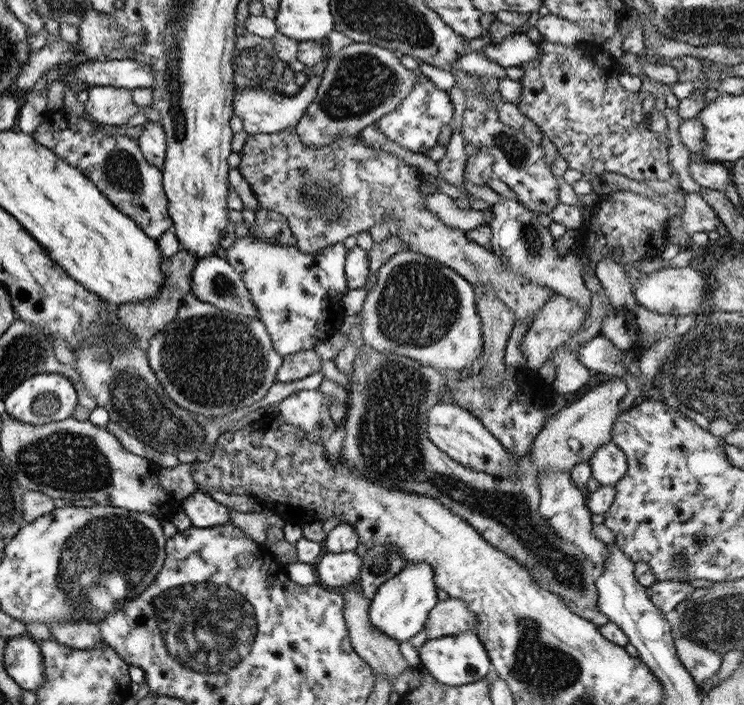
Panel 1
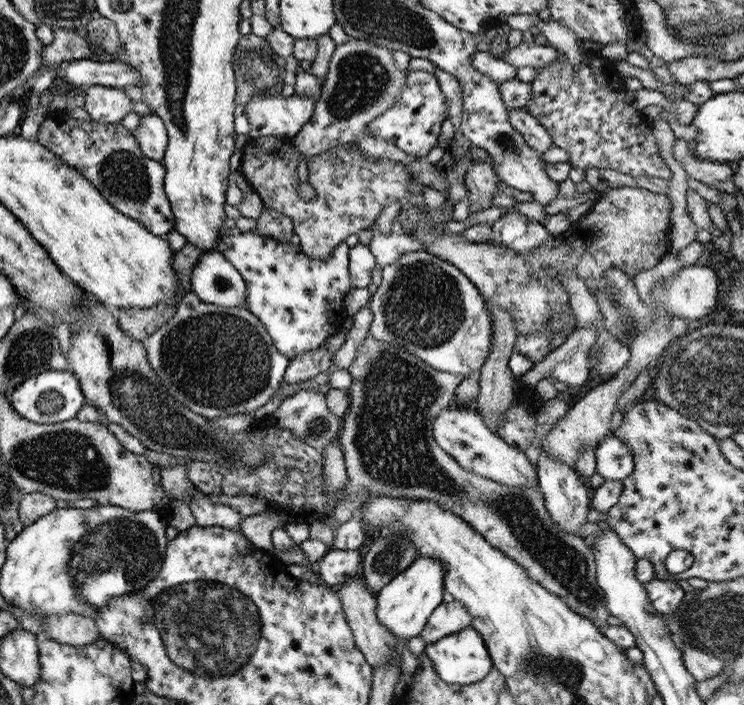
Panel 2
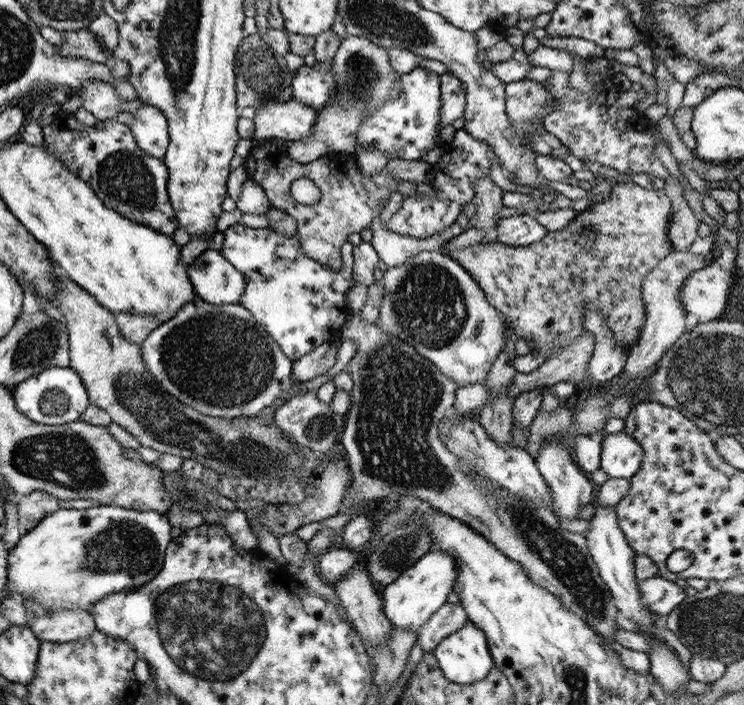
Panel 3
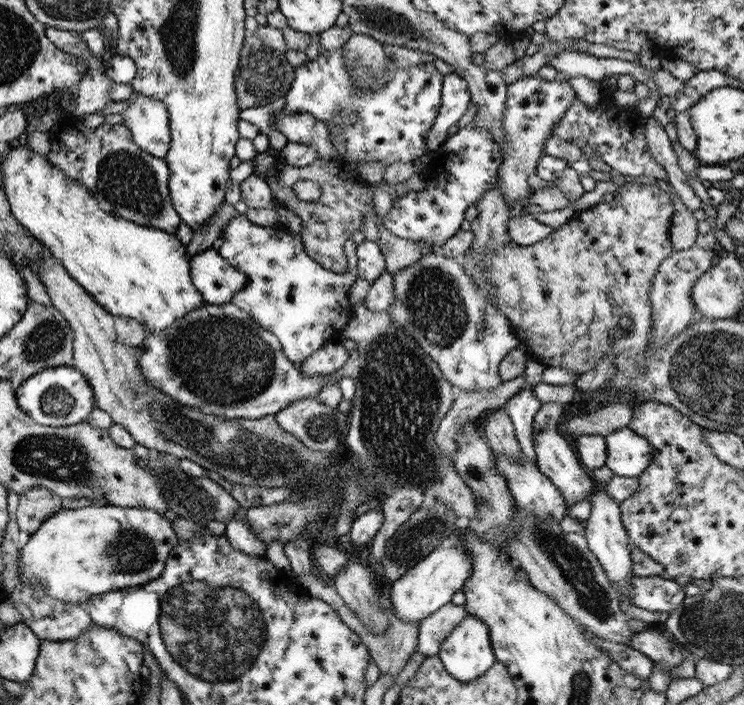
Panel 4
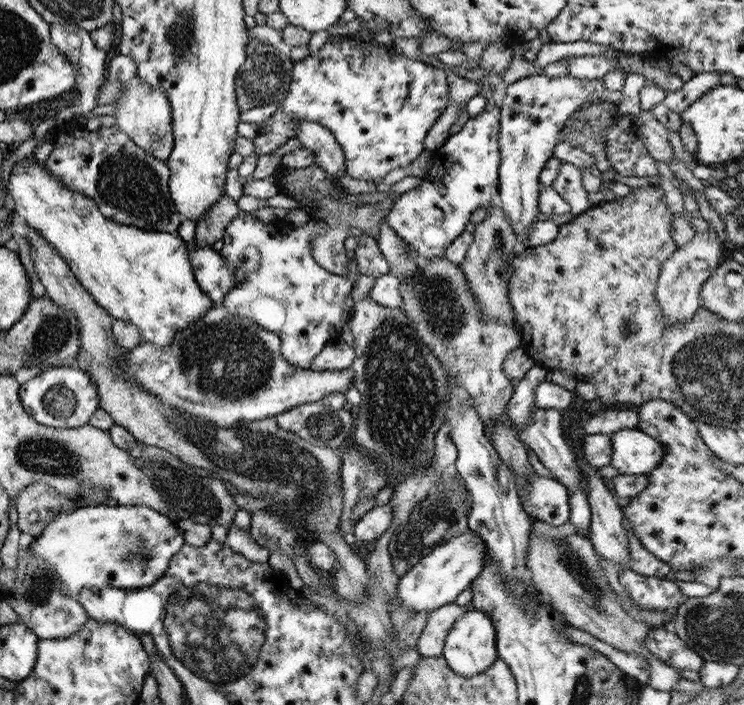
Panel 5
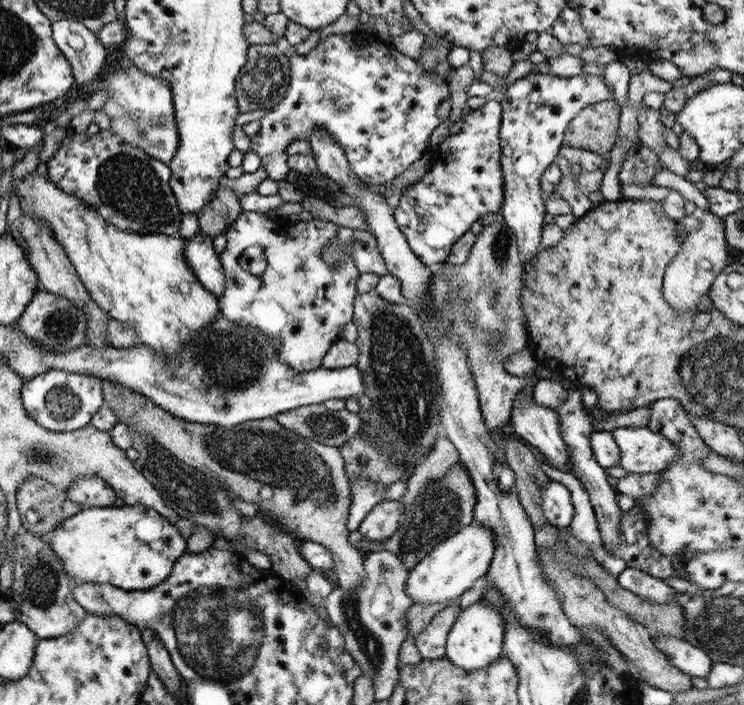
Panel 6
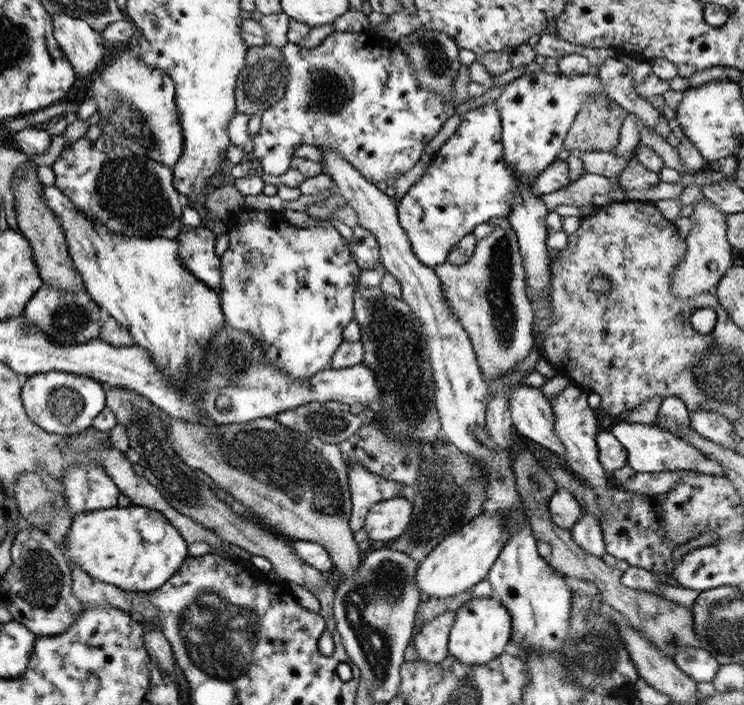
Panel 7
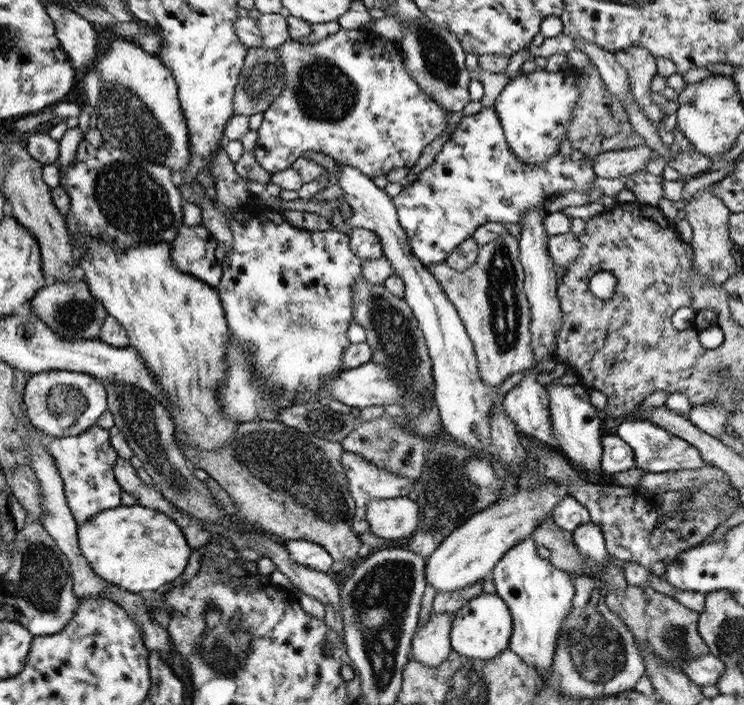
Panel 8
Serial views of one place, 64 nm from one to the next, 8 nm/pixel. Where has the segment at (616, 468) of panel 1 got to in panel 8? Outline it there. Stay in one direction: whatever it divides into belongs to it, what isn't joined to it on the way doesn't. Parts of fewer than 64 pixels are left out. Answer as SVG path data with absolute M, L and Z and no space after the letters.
M627 419L616 427L617 437L627 443L633 451L635 467L645 472L667 472L681 469L699 469L707 467L707 462L702 460L699 451L685 440L677 438L673 433L653 424L645 419Z

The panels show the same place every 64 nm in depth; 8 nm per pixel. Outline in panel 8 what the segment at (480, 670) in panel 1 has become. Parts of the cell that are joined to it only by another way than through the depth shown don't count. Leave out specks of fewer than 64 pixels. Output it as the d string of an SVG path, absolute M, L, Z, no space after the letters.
M483 593L454 613L450 626L450 649L471 660L488 661L508 648L511 631L511 616L503 600L496 594Z

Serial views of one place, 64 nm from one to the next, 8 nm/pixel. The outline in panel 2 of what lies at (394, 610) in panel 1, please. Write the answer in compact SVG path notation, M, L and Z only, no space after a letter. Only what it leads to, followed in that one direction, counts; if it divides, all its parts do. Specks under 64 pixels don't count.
M416 558L404 572L395 576L376 593L377 621L387 627L394 637L409 639L418 636L425 626L426 618L442 604L444 591L442 580L445 574L439 560Z

